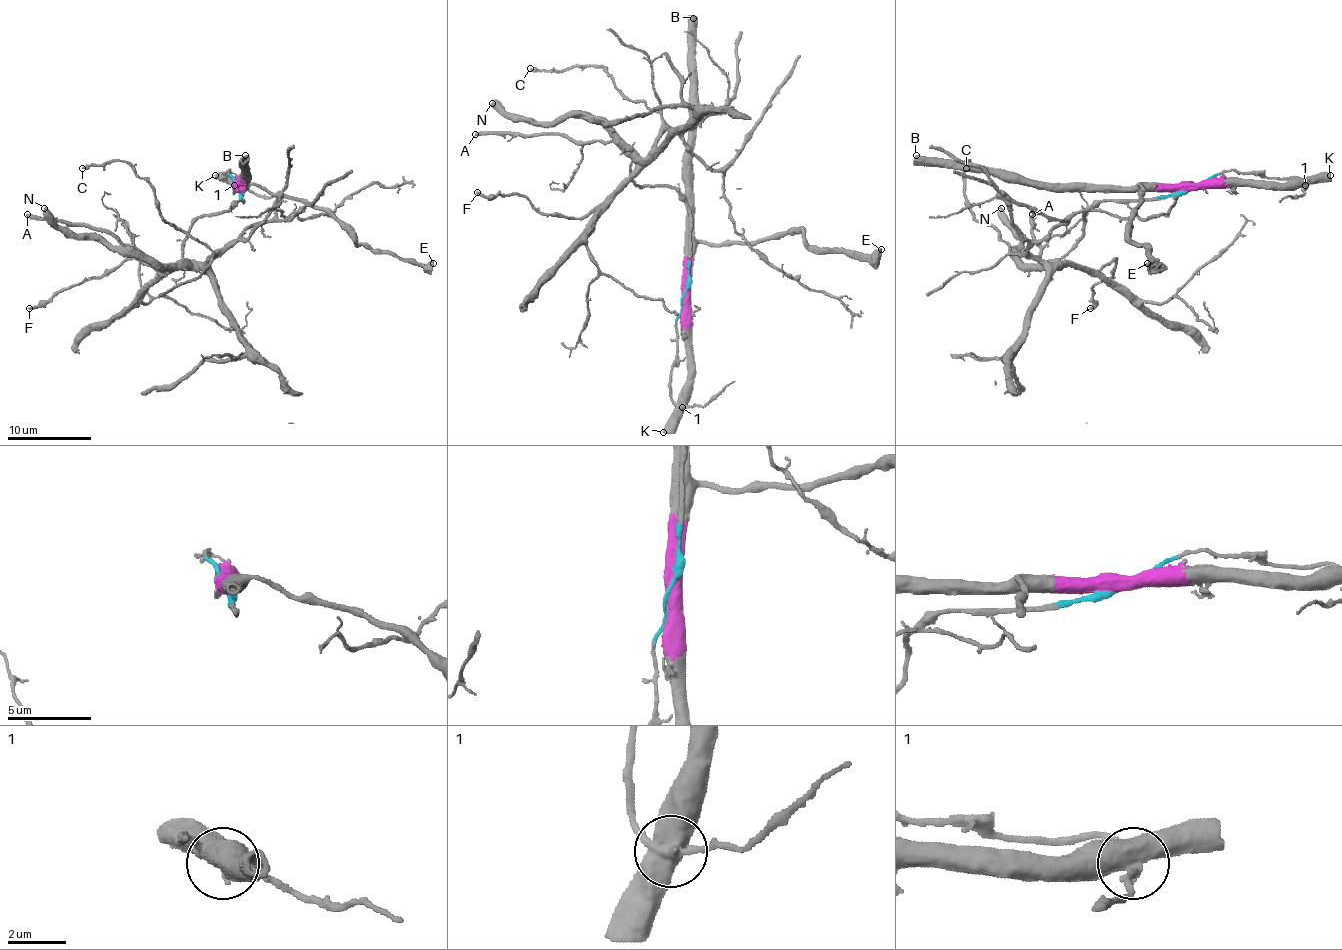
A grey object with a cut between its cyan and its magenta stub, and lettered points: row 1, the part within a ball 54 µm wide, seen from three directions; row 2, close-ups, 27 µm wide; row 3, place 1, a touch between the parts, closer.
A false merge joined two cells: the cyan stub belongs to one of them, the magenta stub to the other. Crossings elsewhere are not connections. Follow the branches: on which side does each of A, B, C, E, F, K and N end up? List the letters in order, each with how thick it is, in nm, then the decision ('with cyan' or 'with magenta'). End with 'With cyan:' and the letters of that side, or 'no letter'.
A: 360 nm thick; with cyan
B: 600 nm thick; with magenta
C: 300 nm thick; with cyan
E: 500 nm thick; with magenta
F: 260 nm thick; with cyan
K: 500 nm thick; with magenta
N: 460 nm thick; with cyan
With cyan: A, C, F, N

